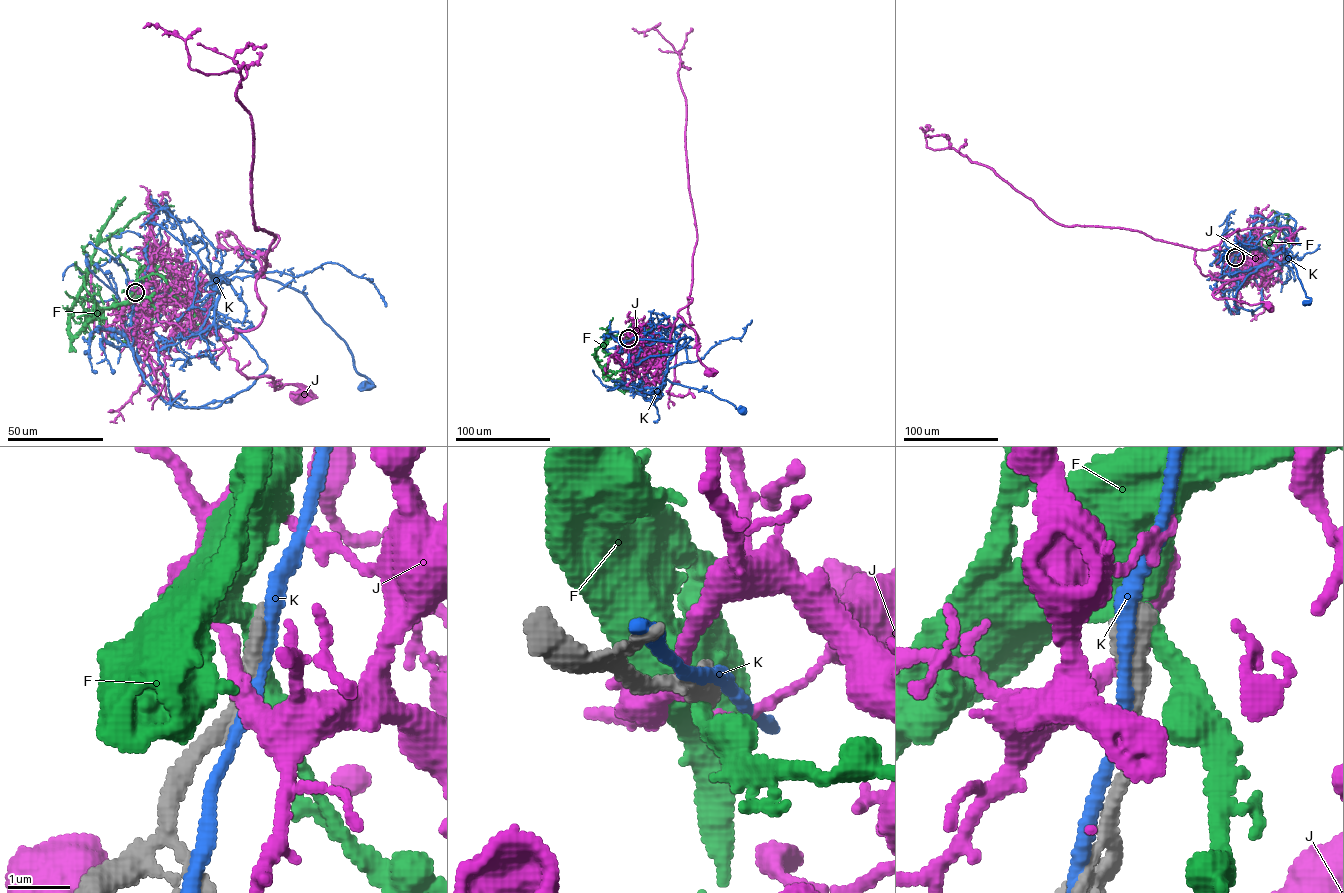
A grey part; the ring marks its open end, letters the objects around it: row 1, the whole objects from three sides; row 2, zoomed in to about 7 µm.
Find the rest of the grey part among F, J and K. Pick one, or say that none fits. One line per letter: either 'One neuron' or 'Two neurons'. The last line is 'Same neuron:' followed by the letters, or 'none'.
F: Two neurons
J: Two neurons
K: Two neurons
Same neuron: none

